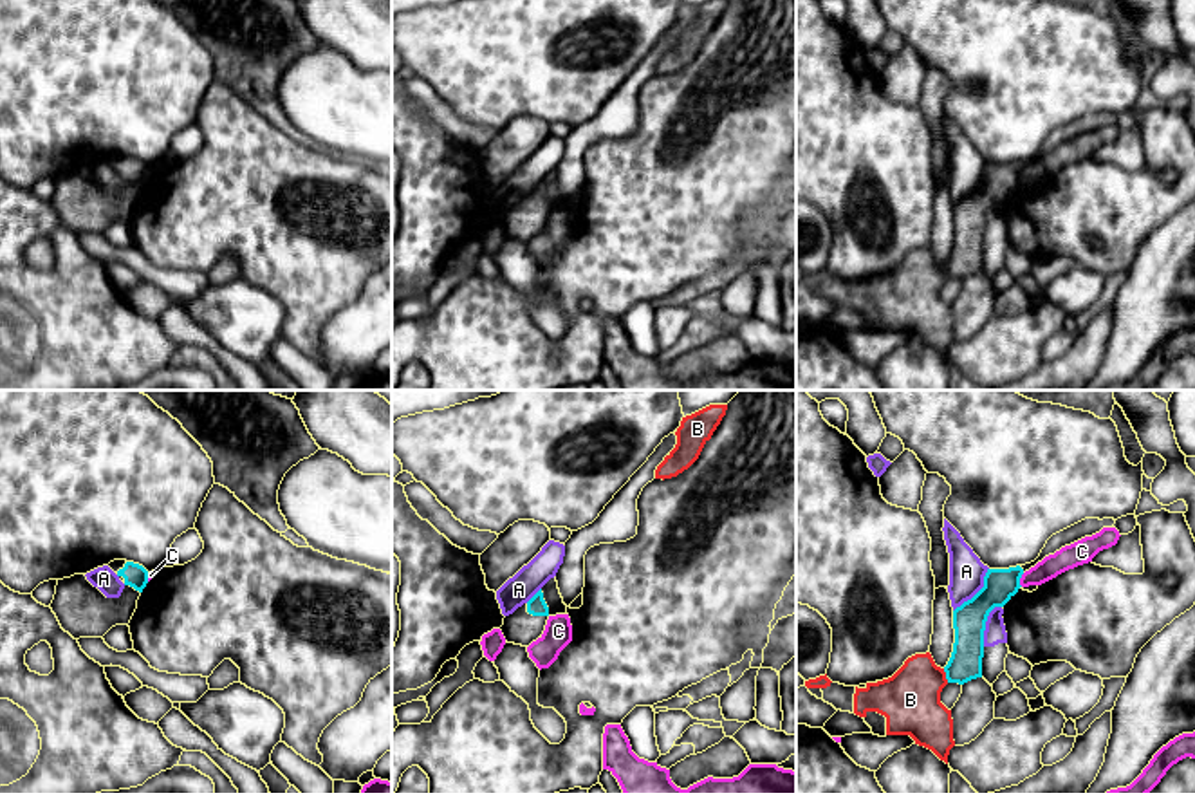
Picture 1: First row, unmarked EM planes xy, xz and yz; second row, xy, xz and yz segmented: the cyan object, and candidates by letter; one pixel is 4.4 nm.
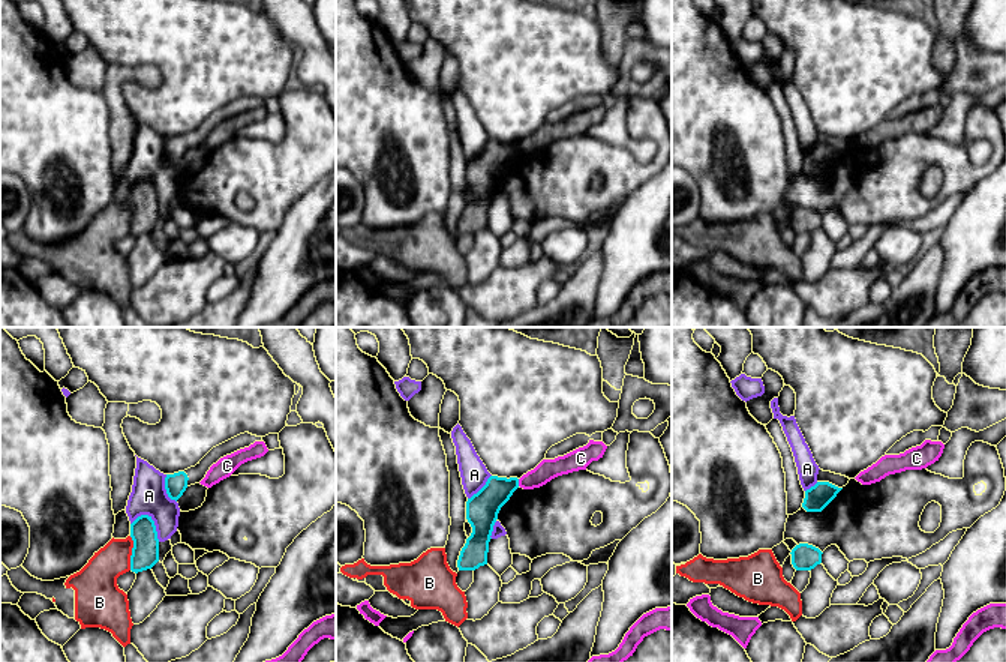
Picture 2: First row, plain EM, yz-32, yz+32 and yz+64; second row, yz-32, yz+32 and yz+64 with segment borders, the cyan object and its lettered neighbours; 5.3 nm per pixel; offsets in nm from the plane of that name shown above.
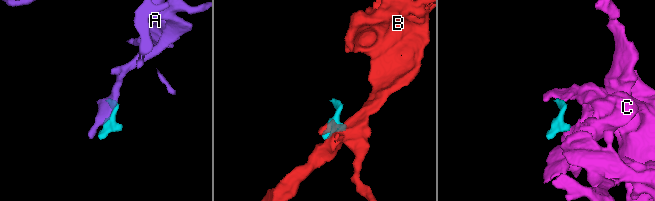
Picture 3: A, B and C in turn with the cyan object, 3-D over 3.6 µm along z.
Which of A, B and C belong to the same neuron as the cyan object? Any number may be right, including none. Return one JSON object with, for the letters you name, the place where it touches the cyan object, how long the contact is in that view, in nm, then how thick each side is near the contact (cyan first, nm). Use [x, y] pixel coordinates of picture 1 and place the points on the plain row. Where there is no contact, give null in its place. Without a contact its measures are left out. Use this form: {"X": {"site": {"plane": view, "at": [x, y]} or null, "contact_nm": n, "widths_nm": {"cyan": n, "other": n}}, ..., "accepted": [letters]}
{"accepted": []}

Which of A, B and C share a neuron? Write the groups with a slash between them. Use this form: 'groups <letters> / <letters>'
groups A / B / C

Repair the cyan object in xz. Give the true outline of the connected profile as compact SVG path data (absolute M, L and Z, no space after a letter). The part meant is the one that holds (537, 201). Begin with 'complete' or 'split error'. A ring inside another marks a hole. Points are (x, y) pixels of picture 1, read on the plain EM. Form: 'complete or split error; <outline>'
split error; M542 184L513 210L504 213L500 222L507 238L529 242L542 233L549 215L549 202L543 195Z

